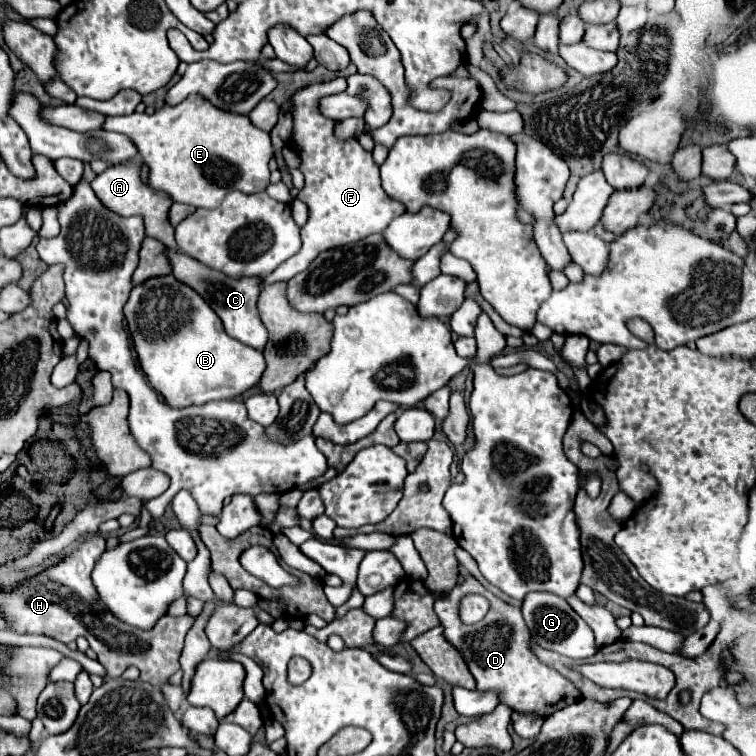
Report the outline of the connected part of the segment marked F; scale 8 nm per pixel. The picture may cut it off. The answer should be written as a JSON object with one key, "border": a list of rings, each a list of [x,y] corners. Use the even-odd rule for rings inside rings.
{"border":[[[334,79],[330,83],[312,83],[302,87],[290,97],[294,129],[290,137],[290,149],[298,153],[300,165],[306,183],[298,193],[298,199],[308,205],[308,221],[302,227],[302,249],[298,255],[284,261],[278,269],[264,275],[262,285],[276,281],[288,281],[294,275],[302,273],[322,251],[336,249],[354,241],[360,241],[372,233],[380,233],[388,223],[406,211],[404,203],[390,199],[382,185],[378,165],[372,159],[370,151],[364,151],[358,139],[338,139],[334,135],[334,119],[326,119],[318,111],[318,99],[342,93],[347,88],[347,79]]]}

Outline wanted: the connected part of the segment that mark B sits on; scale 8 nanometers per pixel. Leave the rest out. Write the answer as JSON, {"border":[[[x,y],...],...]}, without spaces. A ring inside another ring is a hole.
{"border":[[[174,275],[146,279],[142,285],[136,285],[130,291],[124,313],[136,359],[148,383],[170,407],[234,399],[258,385],[266,369],[262,353],[226,335],[214,309]]]}

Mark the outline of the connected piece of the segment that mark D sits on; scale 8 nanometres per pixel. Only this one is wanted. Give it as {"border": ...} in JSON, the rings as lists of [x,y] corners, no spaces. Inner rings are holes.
{"border":[[[468,577],[466,581],[458,583],[444,599],[438,597],[434,603],[434,611],[444,627],[444,637],[462,651],[470,665],[470,673],[474,675],[478,683],[478,691],[494,691],[498,693],[498,699],[504,699],[504,703],[518,713],[536,713],[542,717],[548,717],[558,703],[574,703],[580,697],[580,691],[558,671],[546,667],[536,659],[536,655],[530,649],[530,631],[522,619],[522,613],[518,607],[512,607],[492,595],[486,587],[482,587],[474,577]],[[478,593],[488,599],[490,609],[486,617],[474,625],[464,625],[460,621],[460,601],[462,597]]]}

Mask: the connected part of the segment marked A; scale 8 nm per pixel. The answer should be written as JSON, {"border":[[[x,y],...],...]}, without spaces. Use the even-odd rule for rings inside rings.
{"border":[[[134,157],[134,159],[126,161],[126,163],[112,165],[104,173],[96,175],[96,179],[92,181],[92,189],[96,191],[98,199],[108,209],[112,209],[114,213],[124,215],[124,217],[142,215],[148,237],[154,237],[154,239],[162,241],[168,249],[180,251],[178,245],[176,245],[176,241],[174,241],[174,227],[170,225],[170,219],[168,219],[168,211],[170,211],[170,207],[172,207],[174,201],[170,199],[170,195],[166,195],[166,191],[156,191],[156,189],[148,187],[146,183],[142,183],[140,169],[142,169],[142,159],[140,157]]]}

